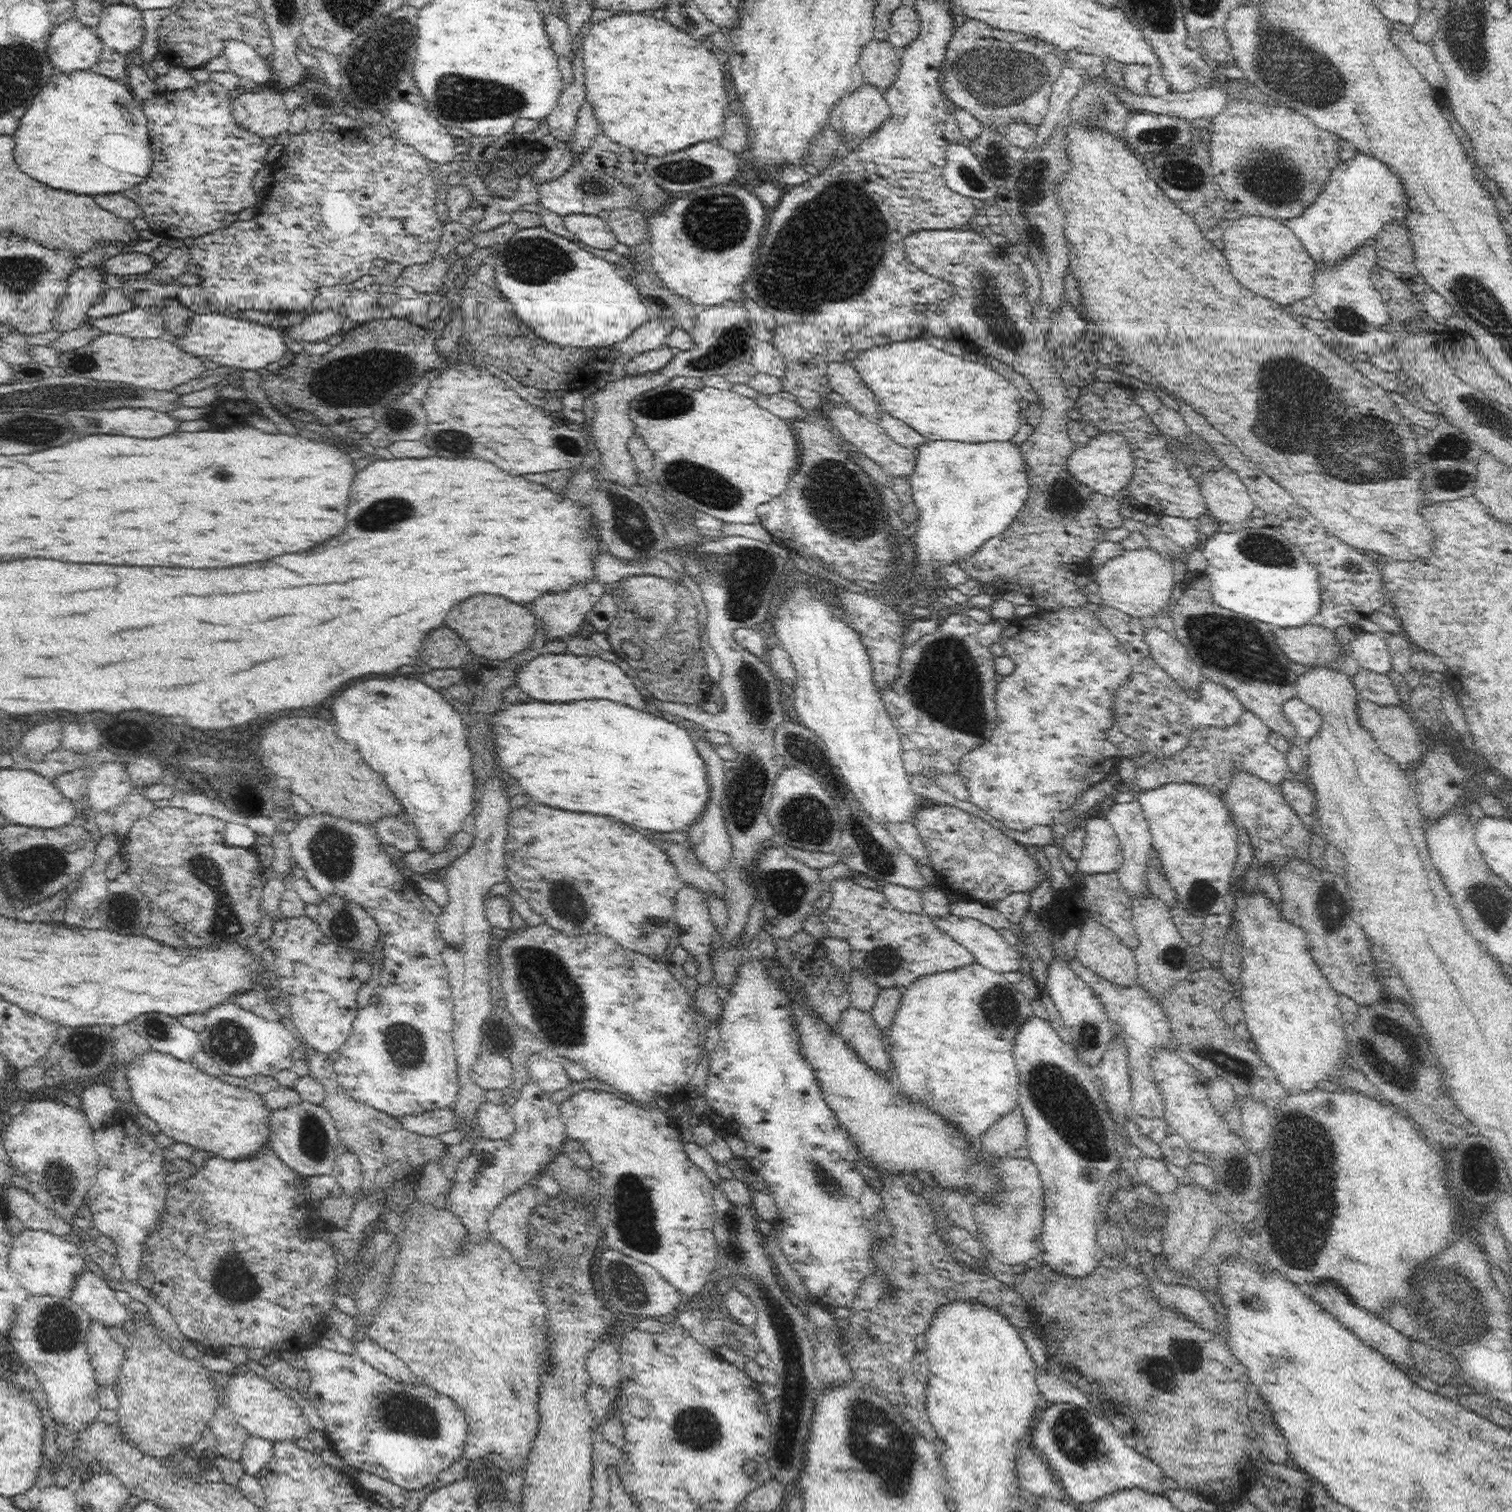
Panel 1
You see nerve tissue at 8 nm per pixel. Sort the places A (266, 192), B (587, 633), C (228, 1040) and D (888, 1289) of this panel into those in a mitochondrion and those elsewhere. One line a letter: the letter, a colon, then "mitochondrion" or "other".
A: other
B: other
C: mitochondrion
D: mitochondrion

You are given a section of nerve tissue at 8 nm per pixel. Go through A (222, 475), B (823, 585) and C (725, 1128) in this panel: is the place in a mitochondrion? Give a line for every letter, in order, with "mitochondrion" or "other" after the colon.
A: other
B: other
C: other

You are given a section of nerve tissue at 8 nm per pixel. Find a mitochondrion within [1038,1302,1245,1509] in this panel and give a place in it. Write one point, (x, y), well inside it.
(1071, 1435)

